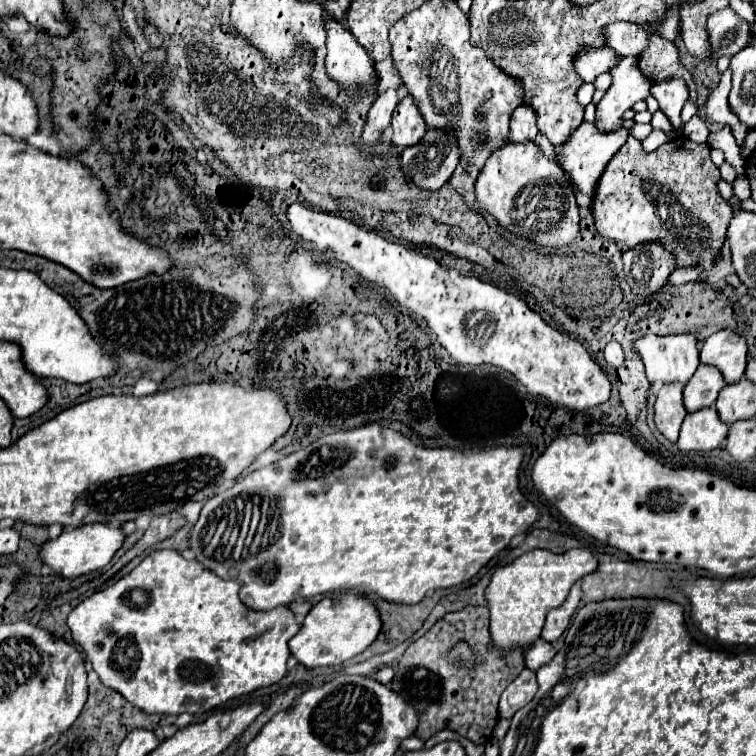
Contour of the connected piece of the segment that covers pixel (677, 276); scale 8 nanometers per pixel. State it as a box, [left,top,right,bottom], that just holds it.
[668,268,702,284]

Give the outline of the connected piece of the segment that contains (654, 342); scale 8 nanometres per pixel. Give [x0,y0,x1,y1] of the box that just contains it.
[634,334,700,384]

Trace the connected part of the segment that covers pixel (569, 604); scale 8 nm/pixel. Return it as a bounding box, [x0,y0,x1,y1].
[542,584,582,642]

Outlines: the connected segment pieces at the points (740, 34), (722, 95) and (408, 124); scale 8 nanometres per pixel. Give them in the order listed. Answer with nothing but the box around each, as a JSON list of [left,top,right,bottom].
[[708,8,750,58],[704,68,748,150],[390,94,426,148]]

